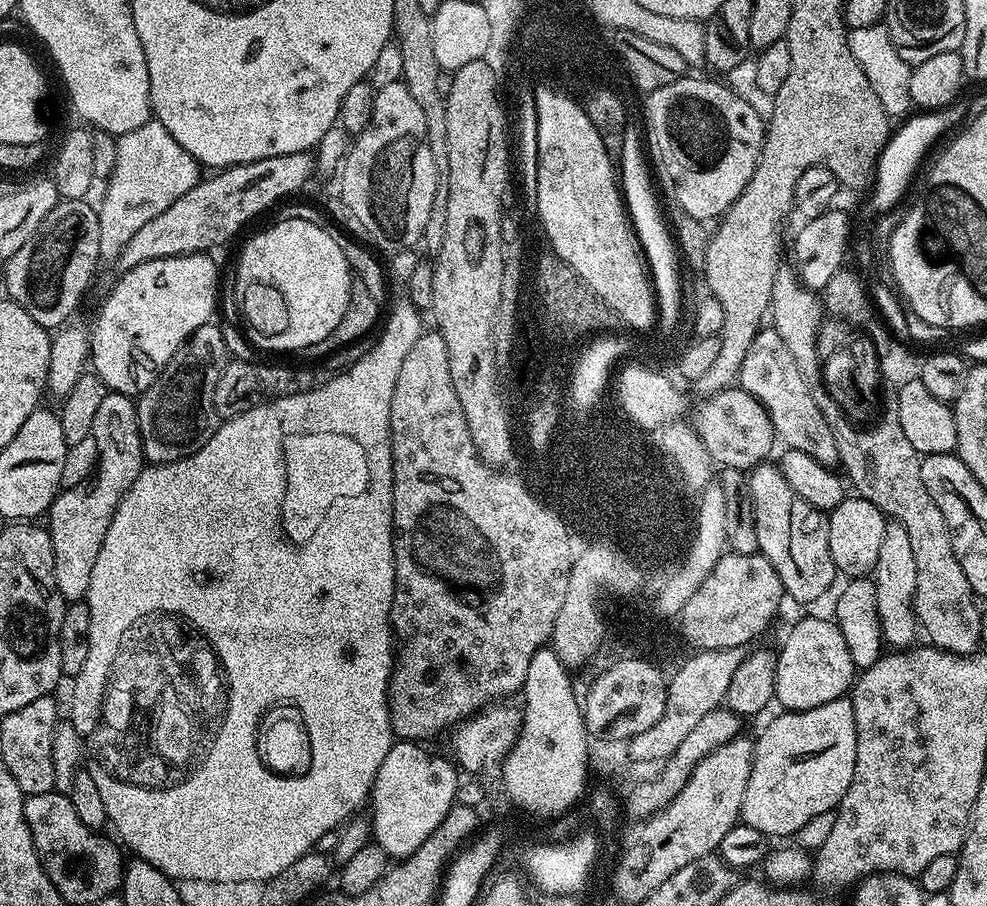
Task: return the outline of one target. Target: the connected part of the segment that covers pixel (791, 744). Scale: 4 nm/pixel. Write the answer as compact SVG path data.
M841 698L834 702L826 702L826 706L814 706L814 710L802 710L801 712L789 712L787 710L779 713L781 716L776 716L764 729L760 732L760 737L755 737L752 746L752 769L750 770L750 782L746 782L746 794L742 797L742 810L740 811L740 820L745 824L754 826L754 830L762 830L764 835L769 838L775 838L775 836L788 836L788 838L795 837L798 830L802 830L802 826L806 826L806 822L810 822L810 818L816 817L817 814L826 814L827 812L835 810L840 805L840 799L842 794L846 794L846 790L850 787L850 778L854 778L854 762L856 761L856 723L854 722L854 706L851 699Z

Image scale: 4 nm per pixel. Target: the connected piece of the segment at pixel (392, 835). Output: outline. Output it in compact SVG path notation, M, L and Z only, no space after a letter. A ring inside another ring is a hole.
M397 739L395 743L393 743L391 750L386 754L386 758L382 758L382 766L378 766L378 774L372 783L372 790L370 793L370 808L372 804L372 812L370 811L371 839L390 858L403 858L410 854L414 854L414 850L418 850L418 846L422 846L422 842L426 842L426 838L430 838L430 834L434 834L434 830L438 830L438 822L442 822L442 818L446 818L446 814L456 804L458 777L456 777L457 769L454 767L453 761L449 759L448 756L447 758L449 761L444 756L431 756L424 748L427 747L421 746L419 743L411 740Z

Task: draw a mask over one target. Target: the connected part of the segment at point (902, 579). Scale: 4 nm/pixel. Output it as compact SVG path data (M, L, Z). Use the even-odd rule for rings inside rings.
M898 526L885 527L878 549L878 562L874 562L870 579L878 594L880 634L884 637L885 645L892 650L908 650L917 643L918 625L916 612L912 609L912 599L916 596L914 577L914 554L910 551L910 538L906 530Z

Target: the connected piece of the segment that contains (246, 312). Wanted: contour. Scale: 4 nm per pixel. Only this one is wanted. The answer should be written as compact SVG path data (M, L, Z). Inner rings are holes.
M307 218L300 220L280 220L277 224L269 226L265 232L260 232L257 236L252 236L248 240L248 245L240 252L240 265L234 268L236 275L235 302L239 305L239 319L248 327L248 336L260 348L269 348L272 352L292 352L303 350L306 346L322 342L338 322L342 322L342 314L346 314L346 306L350 302L352 293L353 275L351 268L346 262L346 254L338 250L338 242L334 242L331 231L320 228L320 225L310 222Z

